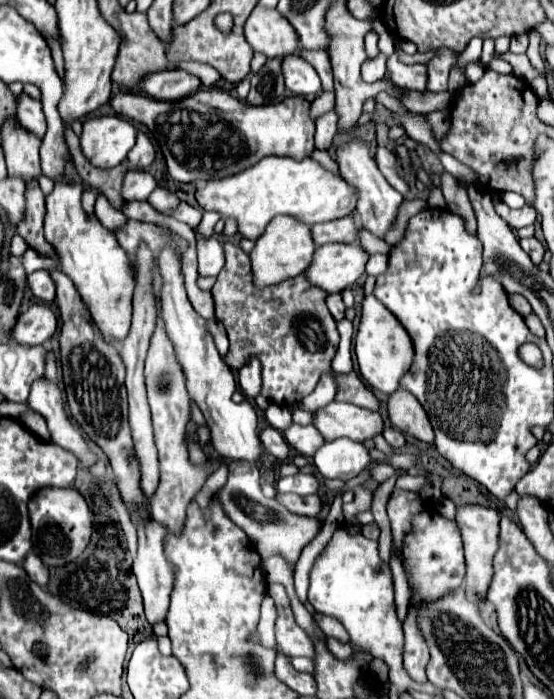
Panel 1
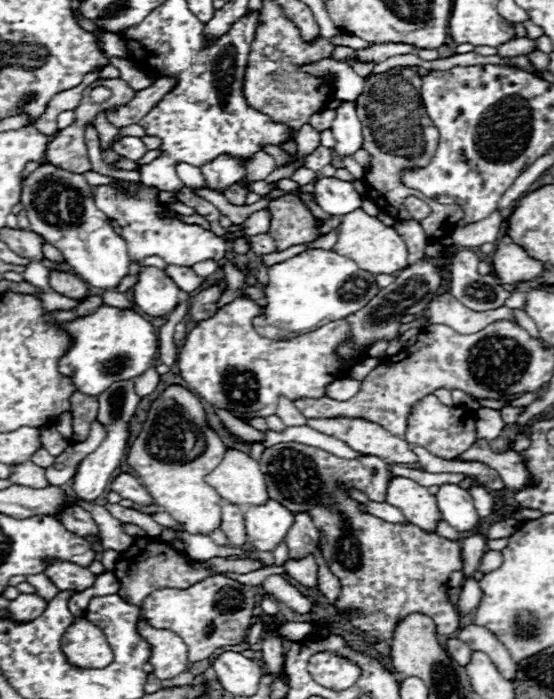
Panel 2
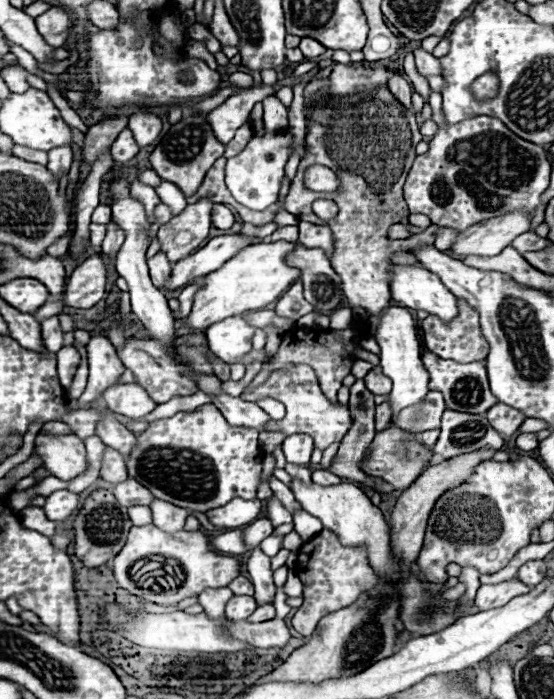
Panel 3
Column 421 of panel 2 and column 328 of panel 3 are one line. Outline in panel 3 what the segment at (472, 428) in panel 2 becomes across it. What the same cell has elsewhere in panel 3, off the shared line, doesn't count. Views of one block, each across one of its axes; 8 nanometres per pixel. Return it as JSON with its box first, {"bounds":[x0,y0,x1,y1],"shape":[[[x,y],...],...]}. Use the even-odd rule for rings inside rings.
{"bounds":[242,366,352,450],"shape":[[[286,366],[280,370],[274,370],[274,374],[268,376],[266,382],[262,382],[262,386],[254,388],[252,392],[244,392],[242,398],[244,400],[258,400],[264,396],[272,396],[276,400],[280,400],[286,406],[286,416],[282,420],[270,420],[266,424],[268,432],[284,432],[284,434],[310,434],[314,438],[316,448],[326,450],[332,442],[338,442],[344,438],[344,434],[350,430],[352,426],[352,416],[348,406],[342,404],[330,404],[330,400],[320,392],[316,374],[310,366]]]}

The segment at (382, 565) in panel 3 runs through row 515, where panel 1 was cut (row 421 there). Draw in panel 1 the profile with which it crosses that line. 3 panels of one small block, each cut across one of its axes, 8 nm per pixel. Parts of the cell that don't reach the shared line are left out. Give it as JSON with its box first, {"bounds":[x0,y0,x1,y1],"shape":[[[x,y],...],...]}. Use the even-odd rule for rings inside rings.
{"bounds":[312,400,384,442],"shape":[[[332,400],[328,406],[316,410],[312,414],[312,424],[326,440],[350,438],[354,442],[364,442],[384,428],[378,412],[338,400]]]}

